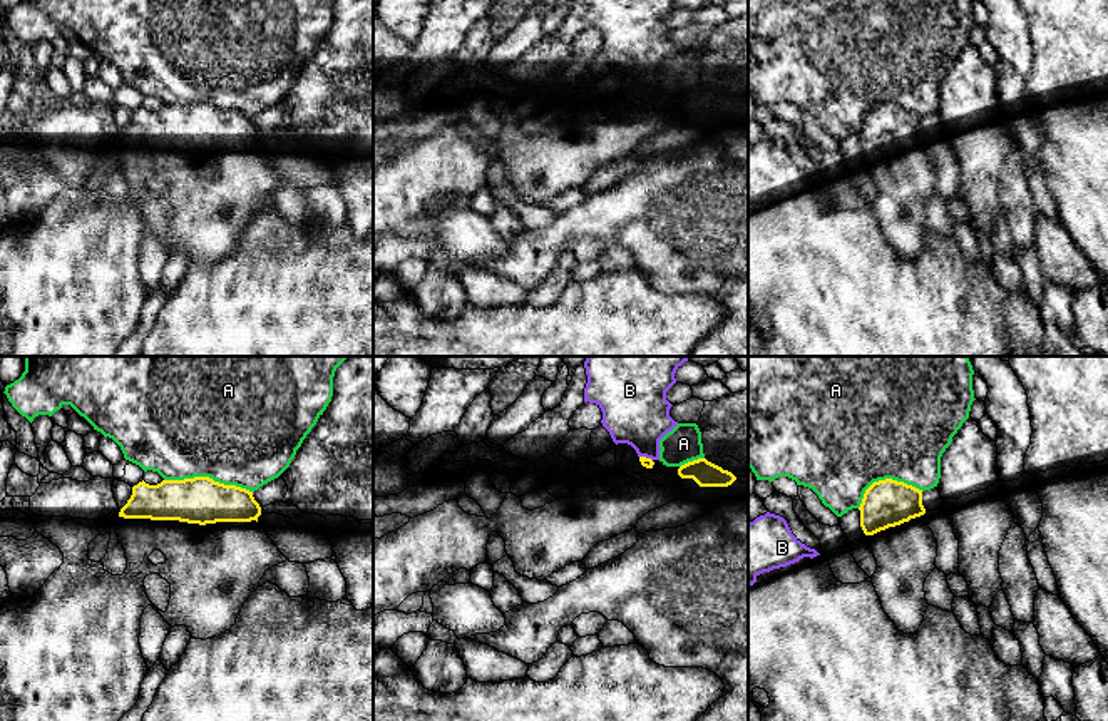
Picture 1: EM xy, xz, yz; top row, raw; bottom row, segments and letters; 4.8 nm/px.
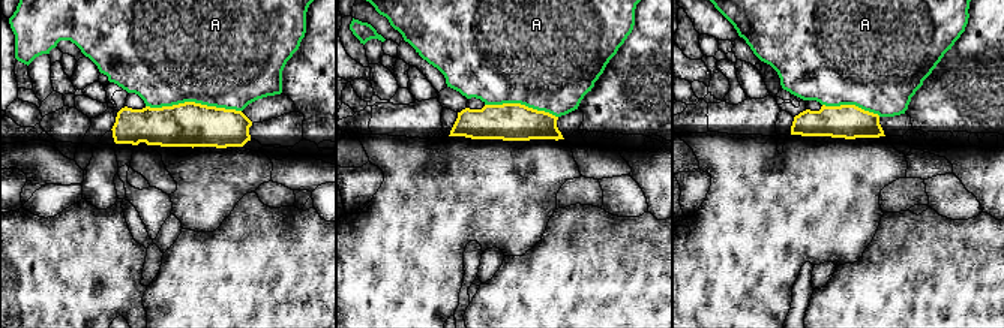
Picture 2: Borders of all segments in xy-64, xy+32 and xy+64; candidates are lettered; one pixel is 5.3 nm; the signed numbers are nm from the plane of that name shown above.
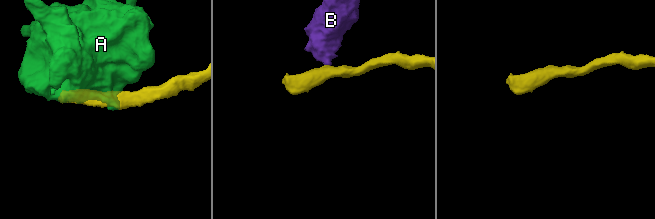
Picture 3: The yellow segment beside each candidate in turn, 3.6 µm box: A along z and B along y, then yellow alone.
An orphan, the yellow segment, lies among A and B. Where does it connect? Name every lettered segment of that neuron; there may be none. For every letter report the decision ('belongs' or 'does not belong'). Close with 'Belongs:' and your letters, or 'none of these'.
A: does not belong
B: does not belong
Belongs: none of these

